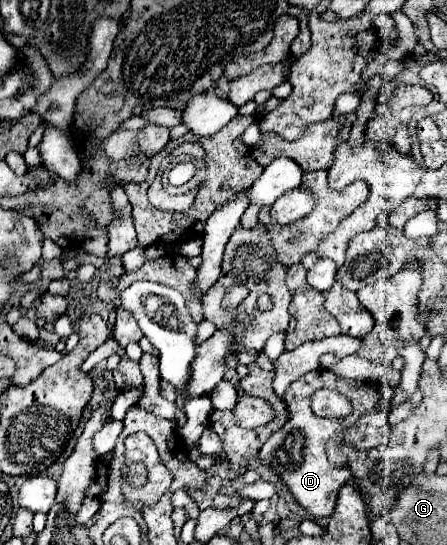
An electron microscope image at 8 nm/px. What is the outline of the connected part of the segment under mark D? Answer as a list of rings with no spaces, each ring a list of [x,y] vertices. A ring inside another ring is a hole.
[[[313,370],[313,372],[307,372],[305,376],[301,376],[299,380],[291,382],[291,386],[285,390],[283,398],[289,406],[291,420],[265,442],[265,450],[261,448],[257,452],[257,460],[261,464],[269,466],[283,480],[287,490],[293,494],[293,498],[309,514],[313,514],[315,518],[331,516],[331,512],[335,508],[337,492],[351,478],[351,470],[331,466],[331,462],[327,460],[327,454],[325,454],[325,444],[341,426],[353,426],[361,414],[369,412],[377,404],[379,394],[373,384],[339,378],[331,370]],[[319,388],[335,388],[339,394],[343,394],[345,398],[351,400],[353,410],[345,418],[345,422],[337,420],[337,418],[319,418],[311,412],[311,394]]]

